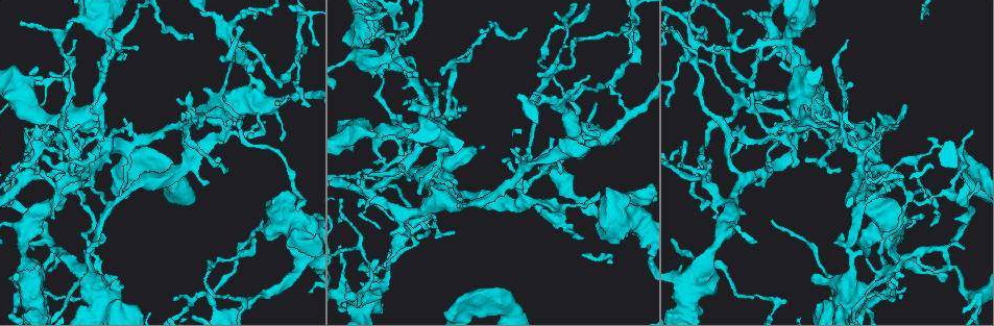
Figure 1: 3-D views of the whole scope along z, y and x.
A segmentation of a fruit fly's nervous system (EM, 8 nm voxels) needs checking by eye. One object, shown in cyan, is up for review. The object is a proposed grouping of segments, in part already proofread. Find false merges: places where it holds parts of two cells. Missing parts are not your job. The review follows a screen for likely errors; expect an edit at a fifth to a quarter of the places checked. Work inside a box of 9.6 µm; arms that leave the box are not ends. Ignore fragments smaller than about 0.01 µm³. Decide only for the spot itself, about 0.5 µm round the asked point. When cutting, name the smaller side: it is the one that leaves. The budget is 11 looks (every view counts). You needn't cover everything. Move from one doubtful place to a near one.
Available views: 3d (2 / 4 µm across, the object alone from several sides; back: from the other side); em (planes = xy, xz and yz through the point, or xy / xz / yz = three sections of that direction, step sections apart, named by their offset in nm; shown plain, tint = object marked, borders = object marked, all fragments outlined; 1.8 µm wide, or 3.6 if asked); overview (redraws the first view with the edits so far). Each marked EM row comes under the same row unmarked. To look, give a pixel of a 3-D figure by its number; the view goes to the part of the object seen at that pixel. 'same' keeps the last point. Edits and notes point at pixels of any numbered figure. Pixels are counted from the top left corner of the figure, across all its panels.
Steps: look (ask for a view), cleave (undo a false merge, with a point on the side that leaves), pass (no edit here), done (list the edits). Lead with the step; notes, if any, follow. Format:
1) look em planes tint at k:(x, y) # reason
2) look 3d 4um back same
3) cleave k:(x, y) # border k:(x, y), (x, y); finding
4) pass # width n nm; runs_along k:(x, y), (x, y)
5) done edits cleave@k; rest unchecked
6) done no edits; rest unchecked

look em xz step 4 tint at 1:(545, 168) # a fork

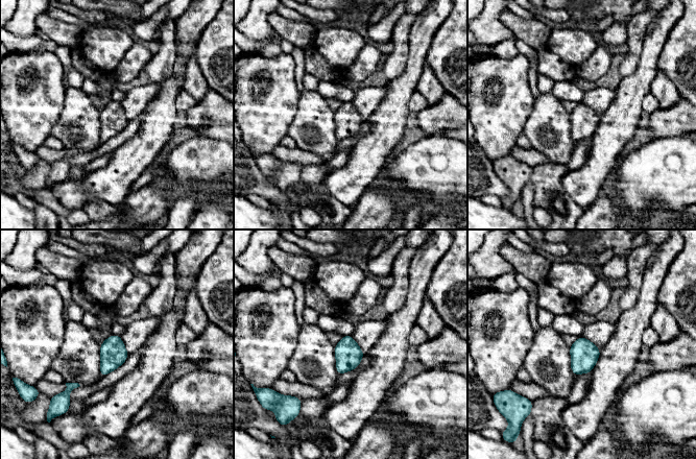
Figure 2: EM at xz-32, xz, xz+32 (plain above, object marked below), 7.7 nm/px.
look em yz step 16 borders same

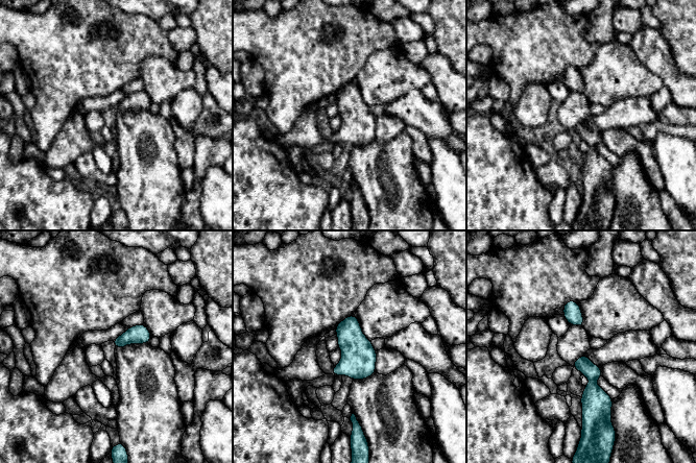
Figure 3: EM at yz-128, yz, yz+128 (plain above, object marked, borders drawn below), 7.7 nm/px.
pass # all the same cell

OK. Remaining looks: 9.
look 3d 4um at 1:(83, 121) # looks like a crossing

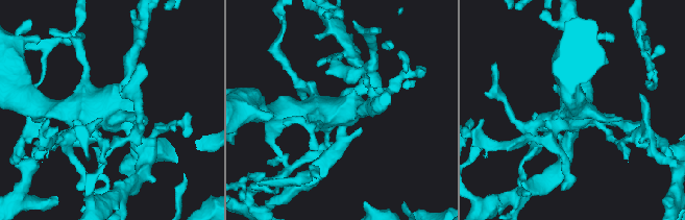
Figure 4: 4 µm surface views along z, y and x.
look em yz step 4 tint at 4:(108, 115)

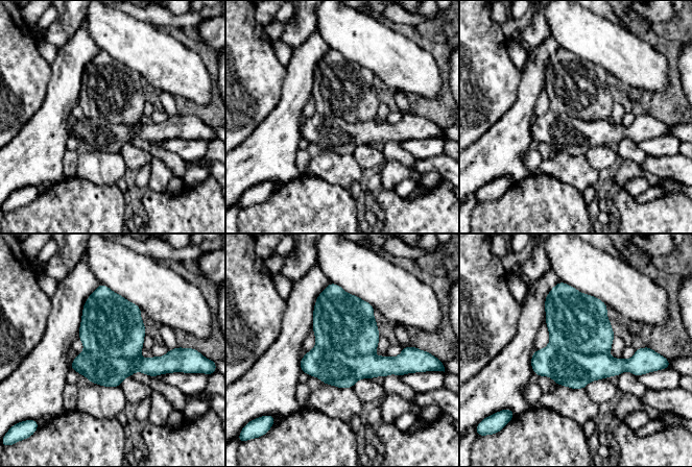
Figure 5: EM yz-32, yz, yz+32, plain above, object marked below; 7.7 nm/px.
look em planes borders same

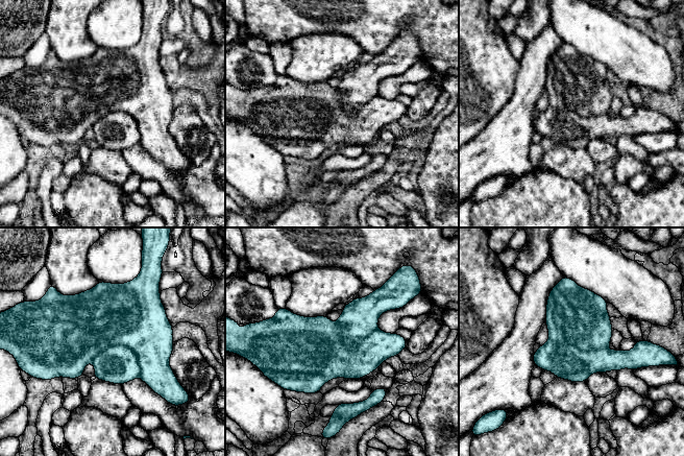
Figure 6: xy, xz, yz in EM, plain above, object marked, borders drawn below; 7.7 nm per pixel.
cleave 6:(118, 364) # border 6:(91, 361), (126, 345), (141, 374); a second cell is stuck on

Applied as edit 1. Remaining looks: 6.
look 3d 2um at 1:(58, 190) # four arms meet

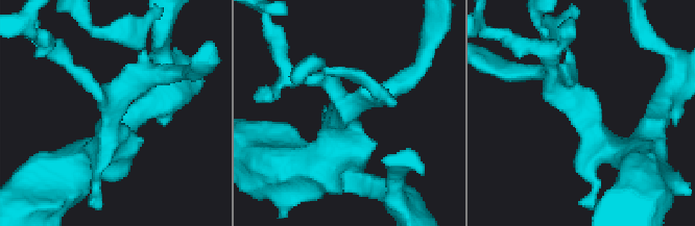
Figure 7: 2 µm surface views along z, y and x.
look em planes tint at 7:(581, 112) # now the EM

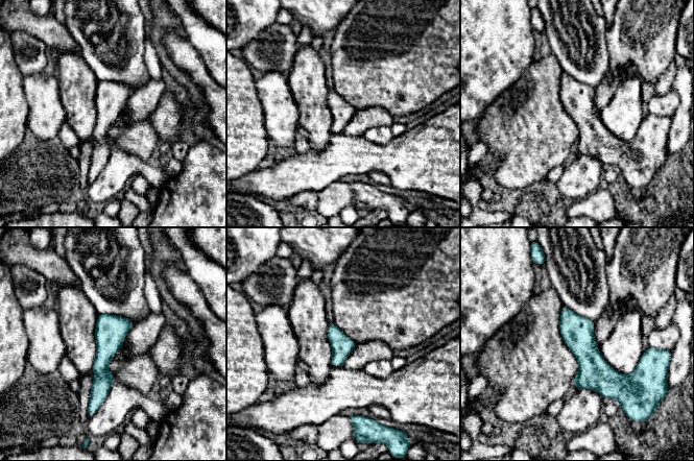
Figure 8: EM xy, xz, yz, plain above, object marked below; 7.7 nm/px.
pass # width 160 nm; runs_along 8:(565, 310), (588, 355), (625, 384); one cell here

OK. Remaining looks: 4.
look 3d 4um at 1:(128, 30) # narrows sharply

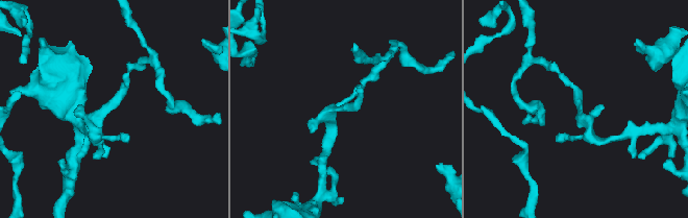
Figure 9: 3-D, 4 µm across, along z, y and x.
look em planes tint at 9:(113, 103)

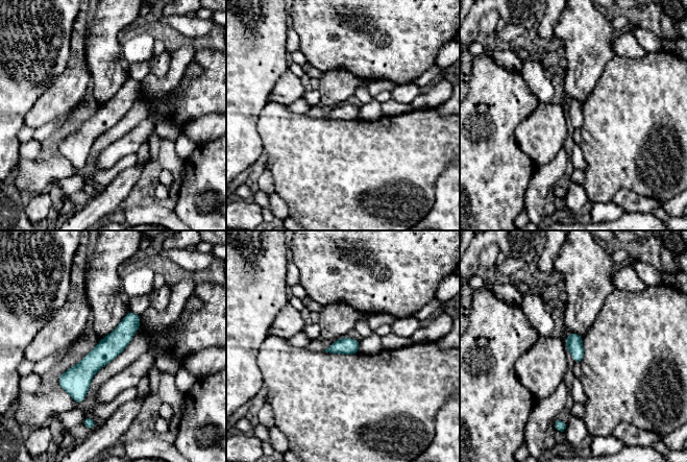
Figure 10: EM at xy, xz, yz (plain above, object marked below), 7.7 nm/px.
pass # runs_along 10:(137, 318), (77, 379), (77, 399); all the same cell

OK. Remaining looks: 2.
done edits cleave@6; rest unchecked

